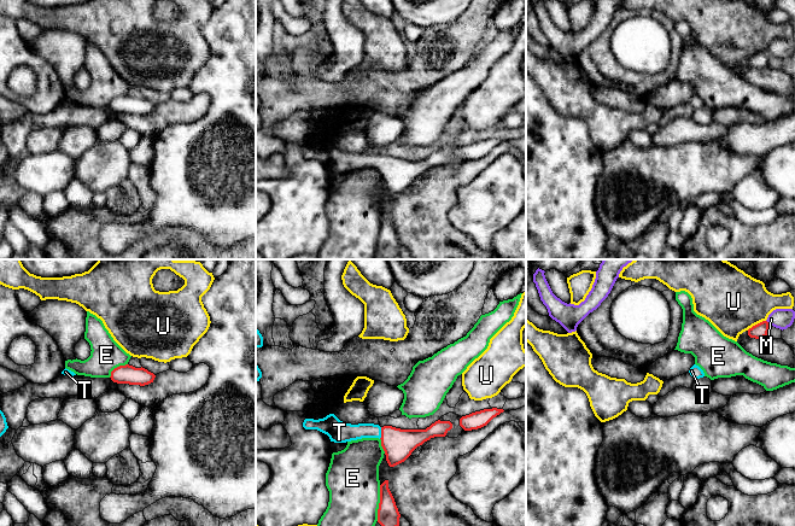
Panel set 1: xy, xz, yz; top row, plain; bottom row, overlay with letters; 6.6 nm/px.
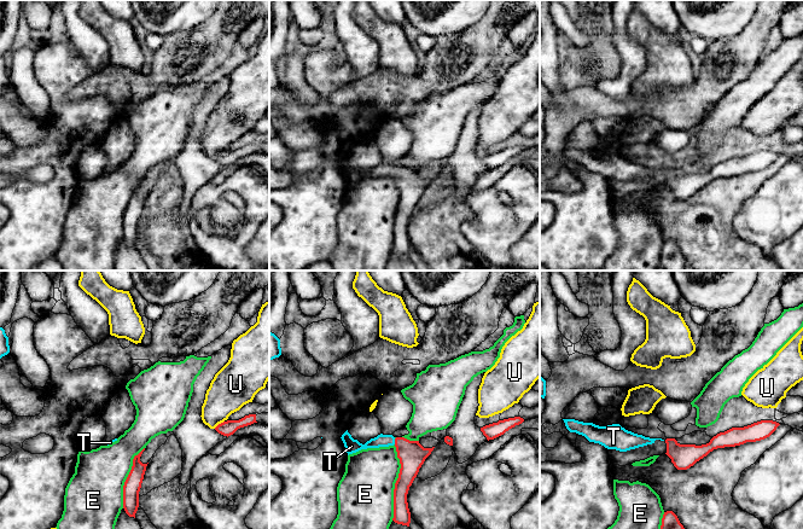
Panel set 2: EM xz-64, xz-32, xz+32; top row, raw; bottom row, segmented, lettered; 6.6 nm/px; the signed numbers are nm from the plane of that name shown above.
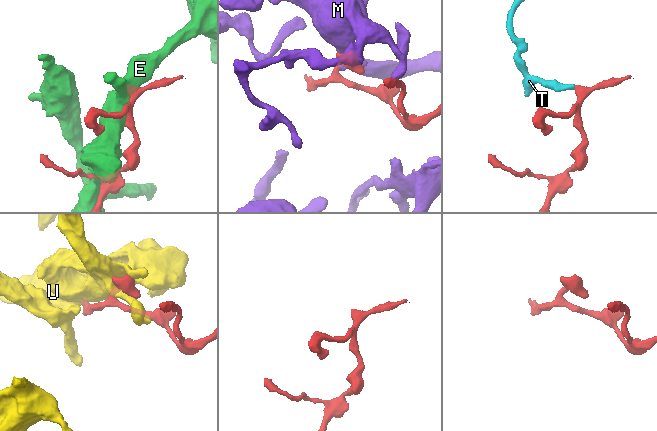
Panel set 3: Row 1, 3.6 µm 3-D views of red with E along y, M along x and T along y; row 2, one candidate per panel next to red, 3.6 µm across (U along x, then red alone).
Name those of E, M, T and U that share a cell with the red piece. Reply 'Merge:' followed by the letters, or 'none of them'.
Merge: T

